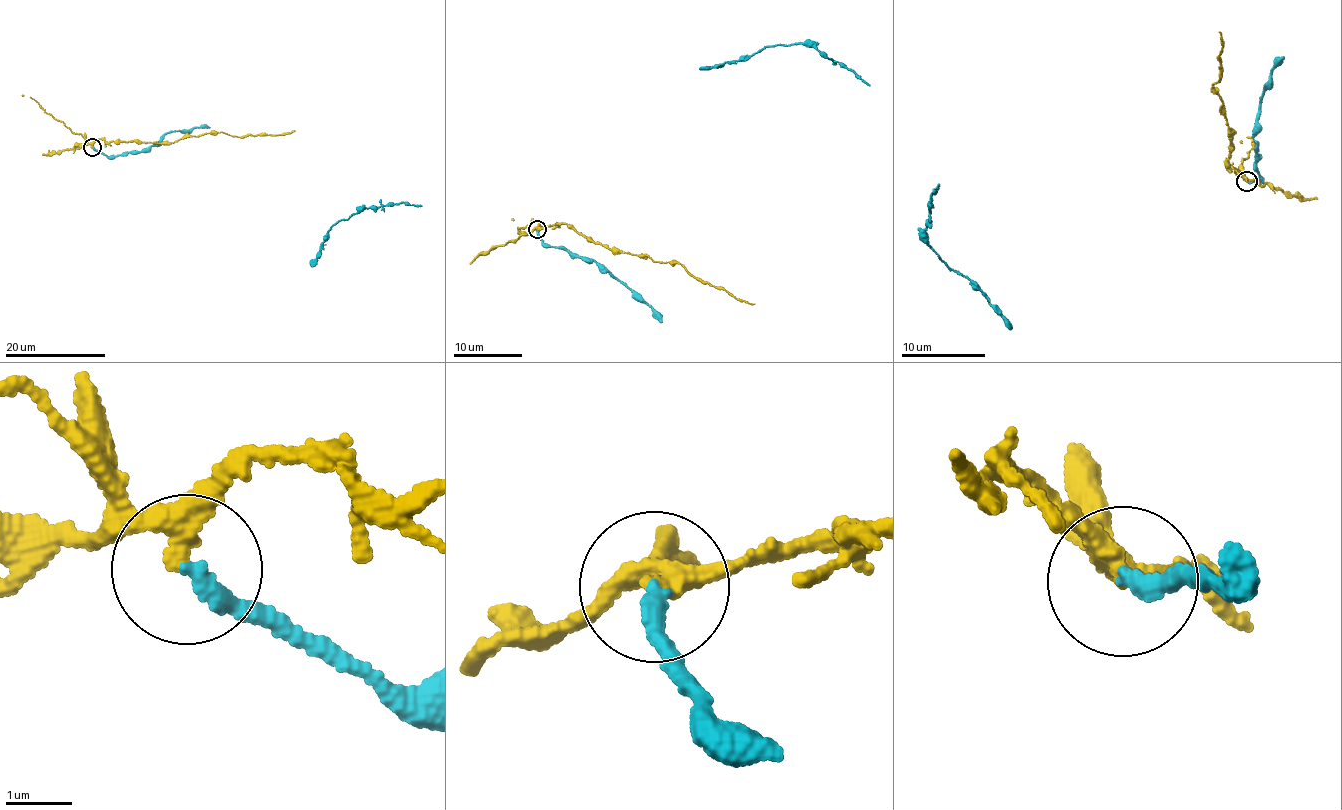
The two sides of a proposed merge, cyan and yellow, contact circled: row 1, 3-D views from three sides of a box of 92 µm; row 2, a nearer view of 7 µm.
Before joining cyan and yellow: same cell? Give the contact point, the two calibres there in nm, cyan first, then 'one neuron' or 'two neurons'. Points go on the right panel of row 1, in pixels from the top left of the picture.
(1246, 181) | 240/240 nm | two neurons

